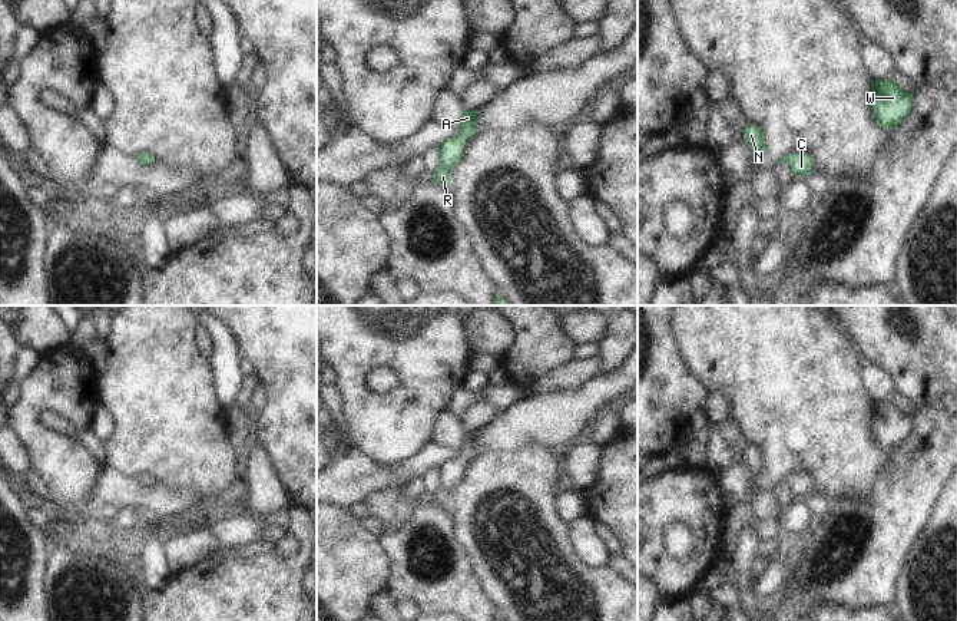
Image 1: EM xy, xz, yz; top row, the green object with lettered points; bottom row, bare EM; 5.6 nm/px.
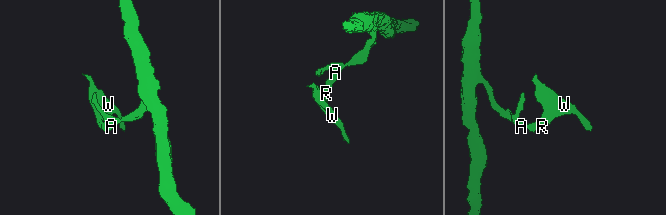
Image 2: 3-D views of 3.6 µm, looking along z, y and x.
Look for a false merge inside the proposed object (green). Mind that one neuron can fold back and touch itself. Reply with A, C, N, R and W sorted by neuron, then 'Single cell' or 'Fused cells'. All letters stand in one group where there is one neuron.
Groups: A C N R W. Single cell

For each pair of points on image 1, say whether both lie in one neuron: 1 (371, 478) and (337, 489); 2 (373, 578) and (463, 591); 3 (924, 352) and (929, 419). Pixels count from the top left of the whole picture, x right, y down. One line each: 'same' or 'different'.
1: same
2: different
3: different

